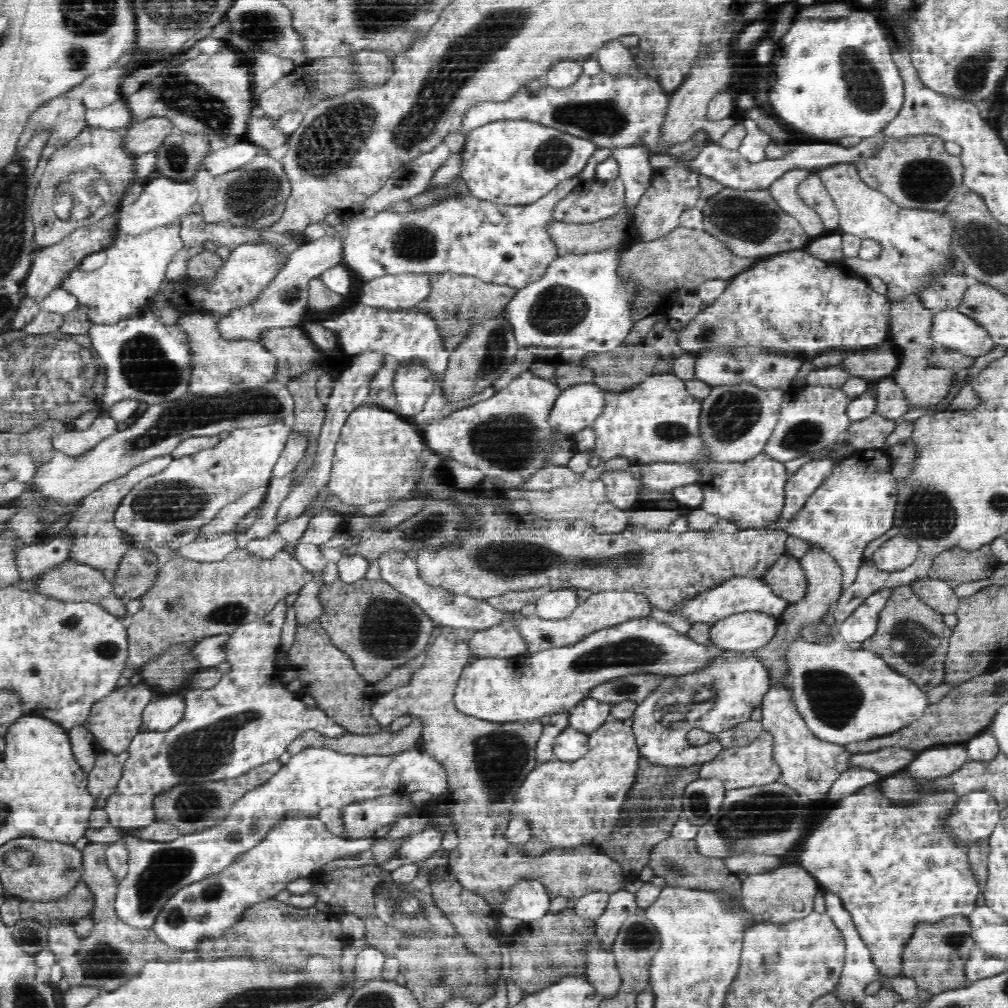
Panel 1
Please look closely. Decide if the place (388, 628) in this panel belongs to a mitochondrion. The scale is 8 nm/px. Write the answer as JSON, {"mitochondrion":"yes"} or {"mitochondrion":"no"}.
{"mitochondrion":"yes"}

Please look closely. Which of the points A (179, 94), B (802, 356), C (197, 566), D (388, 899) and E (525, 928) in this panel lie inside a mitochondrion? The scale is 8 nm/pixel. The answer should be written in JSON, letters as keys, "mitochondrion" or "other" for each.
{"A":"mitochondrion","B":"other","C":"other","D":"mitochondrion","E":"other"}

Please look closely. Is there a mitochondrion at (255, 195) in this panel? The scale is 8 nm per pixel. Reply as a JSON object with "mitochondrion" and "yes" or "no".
{"mitochondrion":"yes"}

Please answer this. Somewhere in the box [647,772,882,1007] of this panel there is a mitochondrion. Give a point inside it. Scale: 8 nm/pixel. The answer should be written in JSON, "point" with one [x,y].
{"point":[766,812]}

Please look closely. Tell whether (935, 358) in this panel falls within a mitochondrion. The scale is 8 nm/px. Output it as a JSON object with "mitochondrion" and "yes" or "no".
{"mitochondrion":"no"}

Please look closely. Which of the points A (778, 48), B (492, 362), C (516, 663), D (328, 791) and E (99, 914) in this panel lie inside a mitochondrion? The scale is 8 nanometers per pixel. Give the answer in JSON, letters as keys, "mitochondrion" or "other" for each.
{"A":"other","B":"mitochondrion","C":"other","D":"other","E":"other"}

